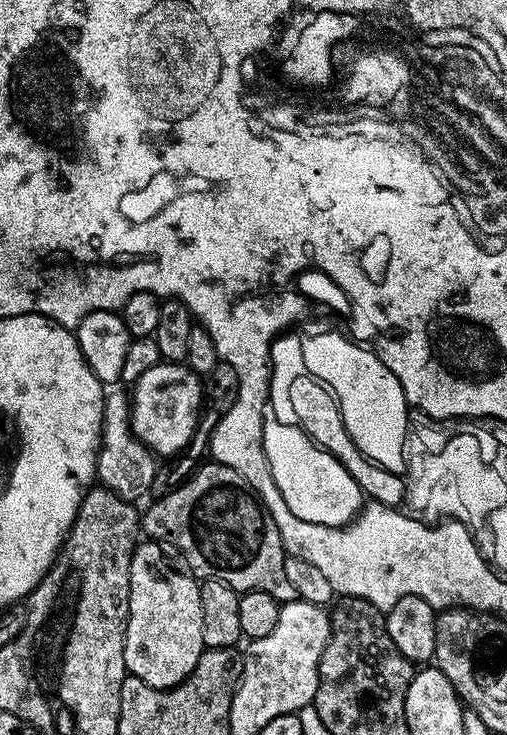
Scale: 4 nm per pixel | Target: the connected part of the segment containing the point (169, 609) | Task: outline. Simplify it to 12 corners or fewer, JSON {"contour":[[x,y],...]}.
{"contour":[[132,552],[124,667],[177,688],[198,666],[200,584]]}

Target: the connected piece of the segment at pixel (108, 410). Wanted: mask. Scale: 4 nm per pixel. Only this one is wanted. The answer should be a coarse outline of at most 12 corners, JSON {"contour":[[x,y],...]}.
{"contour":[[105,391],[96,480],[129,502],[157,457],[132,433],[127,391]]}

